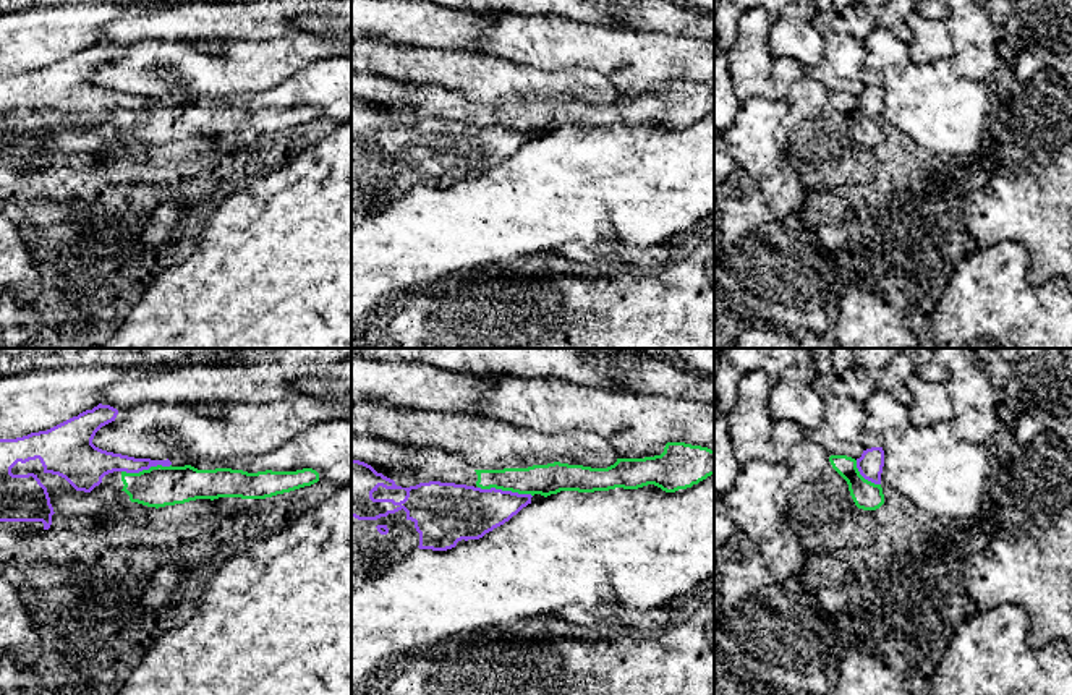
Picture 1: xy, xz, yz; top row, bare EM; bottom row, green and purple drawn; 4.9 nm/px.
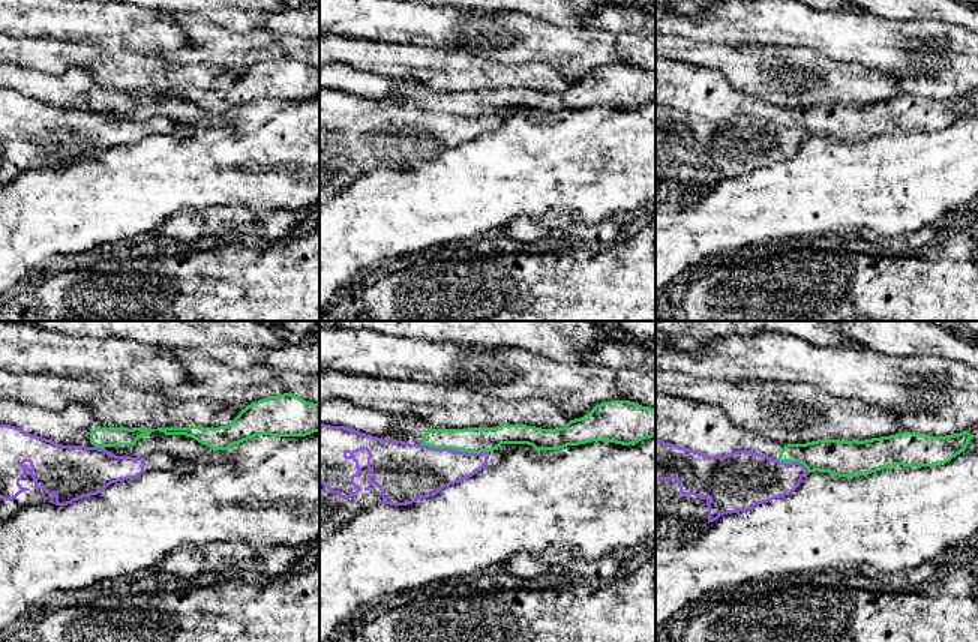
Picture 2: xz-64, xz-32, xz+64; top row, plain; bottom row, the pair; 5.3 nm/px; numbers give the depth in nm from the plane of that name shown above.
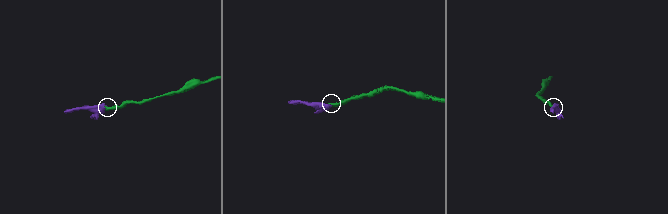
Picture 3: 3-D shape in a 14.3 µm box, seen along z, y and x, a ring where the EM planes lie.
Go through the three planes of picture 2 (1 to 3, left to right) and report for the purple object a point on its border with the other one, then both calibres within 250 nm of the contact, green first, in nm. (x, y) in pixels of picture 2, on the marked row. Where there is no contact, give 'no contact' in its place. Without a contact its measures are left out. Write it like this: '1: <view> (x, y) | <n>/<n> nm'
1: xz-64 (99, 447) | 110/300 nm
2: xz-32 (455, 449) | 140/300 nm
3: xz+64 (794, 461) | 190/280 nm

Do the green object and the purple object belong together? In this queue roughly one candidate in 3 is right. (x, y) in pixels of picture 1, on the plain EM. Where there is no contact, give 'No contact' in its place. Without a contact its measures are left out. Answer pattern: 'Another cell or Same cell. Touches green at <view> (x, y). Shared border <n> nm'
Another cell. Touches green at xz (506, 127). Shared border 280 nm

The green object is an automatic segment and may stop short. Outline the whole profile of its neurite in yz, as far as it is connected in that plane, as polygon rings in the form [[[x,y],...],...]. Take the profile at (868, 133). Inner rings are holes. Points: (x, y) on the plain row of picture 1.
[[[831,92],[829,99],[847,118],[850,133],[858,146],[876,147],[884,141],[881,122],[865,117],[857,105],[855,96],[847,92]]]

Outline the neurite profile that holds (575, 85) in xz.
[[[351,36],[351,71],[462,92],[473,107],[554,99],[607,105],[619,96],[604,75],[591,70],[539,70],[483,50],[416,47],[359,36]]]

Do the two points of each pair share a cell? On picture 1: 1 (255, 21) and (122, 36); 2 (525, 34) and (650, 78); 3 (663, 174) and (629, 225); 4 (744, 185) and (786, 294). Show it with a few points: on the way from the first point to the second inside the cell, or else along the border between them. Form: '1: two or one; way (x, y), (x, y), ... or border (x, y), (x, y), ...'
1: one; way (222, 21), (154, 25)
2: one; way (556, 42), (590, 46), (619, 54)
3: one; way (650, 187), (640, 196), (635, 213)
4: one; way (744, 213), (744, 251), (758, 266)

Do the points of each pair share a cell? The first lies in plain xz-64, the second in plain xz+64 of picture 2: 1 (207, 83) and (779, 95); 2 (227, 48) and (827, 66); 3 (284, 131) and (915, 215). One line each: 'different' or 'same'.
1: same
2: different
3: same

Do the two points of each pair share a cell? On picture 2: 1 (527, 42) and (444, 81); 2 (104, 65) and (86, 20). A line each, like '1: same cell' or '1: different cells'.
1: different cells
2: different cells

